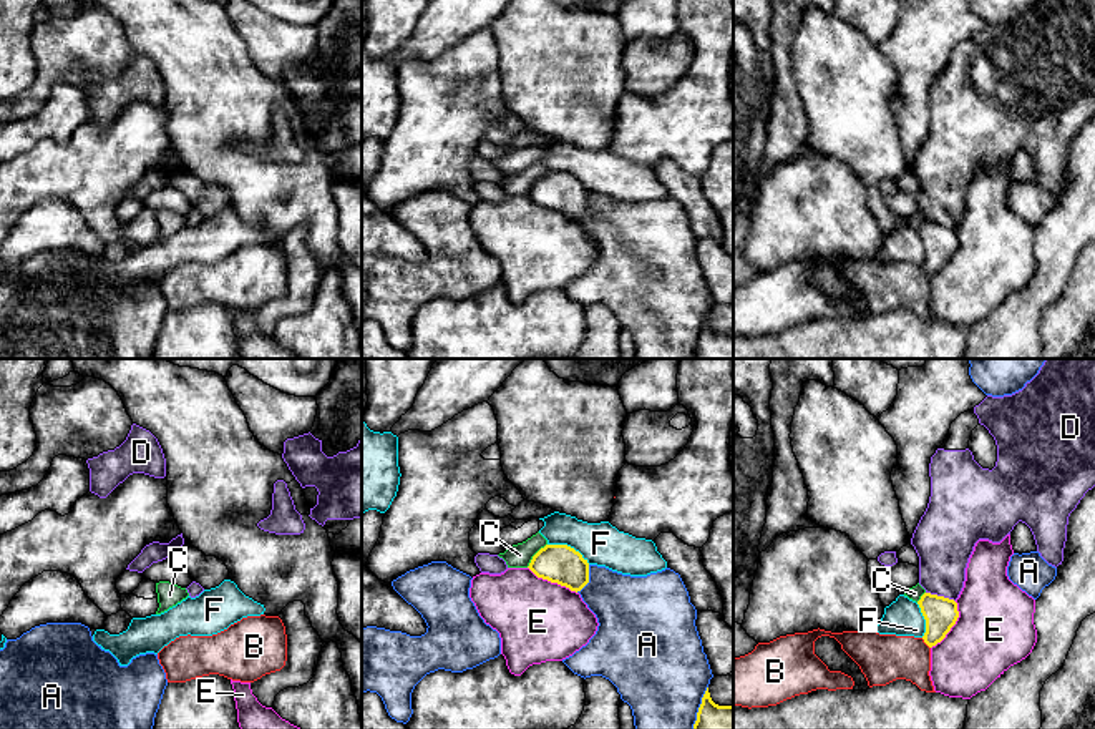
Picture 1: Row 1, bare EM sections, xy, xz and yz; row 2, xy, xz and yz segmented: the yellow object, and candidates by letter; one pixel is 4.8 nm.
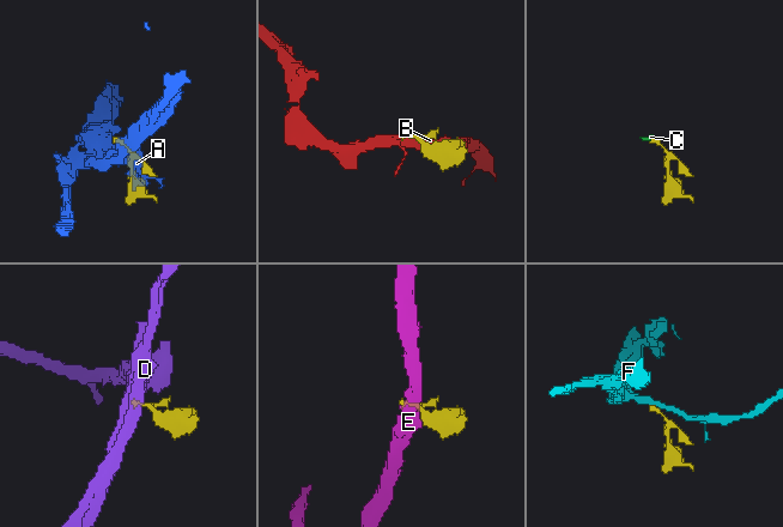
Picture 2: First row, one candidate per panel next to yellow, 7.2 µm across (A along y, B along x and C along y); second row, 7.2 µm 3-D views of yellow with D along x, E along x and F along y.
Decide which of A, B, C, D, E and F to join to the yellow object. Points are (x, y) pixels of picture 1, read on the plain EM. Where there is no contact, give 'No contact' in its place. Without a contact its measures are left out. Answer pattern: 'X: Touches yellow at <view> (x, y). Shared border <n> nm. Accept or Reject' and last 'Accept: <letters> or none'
A: Touches yellow at xz (588, 208). Shared border 150 nm. Reject
B: Touches yellow at yz (924, 269). Shared border 70 nm. Reject
C: Touches yellow at xz (535, 183). Shared border 160 nm. Reject
D: Touches yellow at yz (941, 225). Shared border 150 nm. Reject
E: Touches yellow at yz (953, 253). Shared border 260 nm. Reject
F: Touches yellow at xz (569, 175). Shared border 220 nm. Reject
Accept: none

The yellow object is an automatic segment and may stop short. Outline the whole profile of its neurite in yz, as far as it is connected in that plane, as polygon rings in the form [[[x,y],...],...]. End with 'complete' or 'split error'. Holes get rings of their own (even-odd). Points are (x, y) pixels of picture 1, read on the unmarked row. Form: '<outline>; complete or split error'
[[[924,221],[917,229],[926,247],[924,271],[932,276],[941,271],[959,246],[957,231],[954,228]]]; complete

